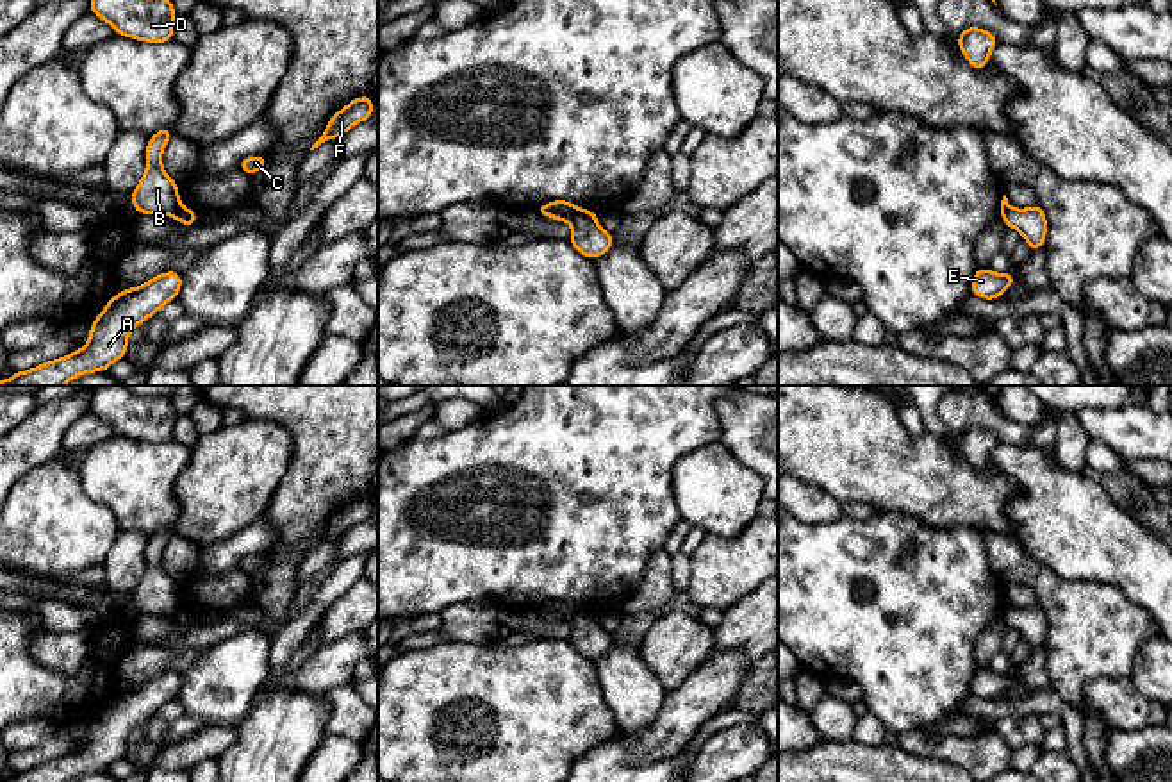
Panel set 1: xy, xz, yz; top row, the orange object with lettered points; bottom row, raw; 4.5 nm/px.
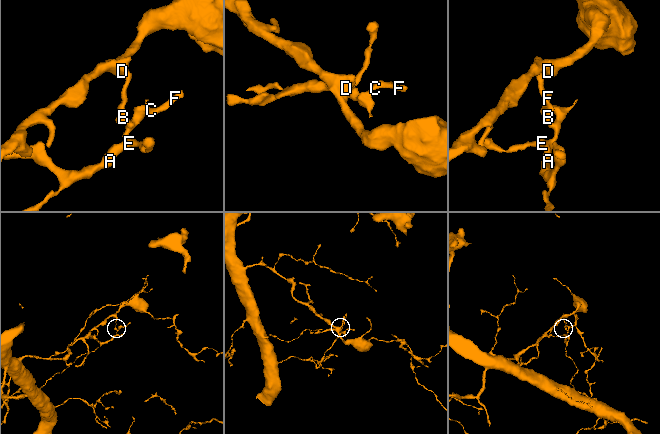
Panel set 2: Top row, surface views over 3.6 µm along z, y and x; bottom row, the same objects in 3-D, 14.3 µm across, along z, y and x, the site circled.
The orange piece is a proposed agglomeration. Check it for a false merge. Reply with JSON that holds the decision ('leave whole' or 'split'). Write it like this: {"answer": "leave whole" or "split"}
{"answer": "split"}

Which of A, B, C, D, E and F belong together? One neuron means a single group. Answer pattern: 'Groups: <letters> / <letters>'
Groups: A C E F / B D

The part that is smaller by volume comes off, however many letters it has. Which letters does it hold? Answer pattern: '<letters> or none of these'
A, C, E, F

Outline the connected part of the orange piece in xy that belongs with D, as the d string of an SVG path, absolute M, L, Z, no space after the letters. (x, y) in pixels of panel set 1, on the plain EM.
M96 386L87 411L107 421L118 436L146 443L173 441L177 412L169 396L141 396L127 386Z

